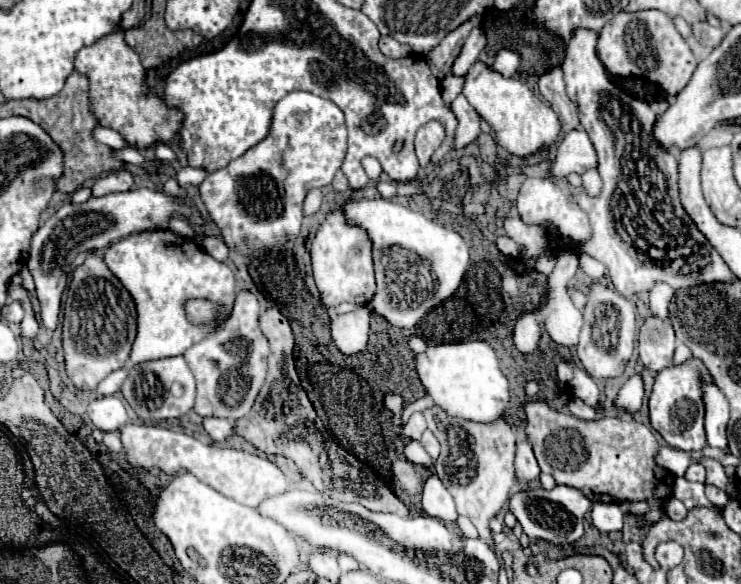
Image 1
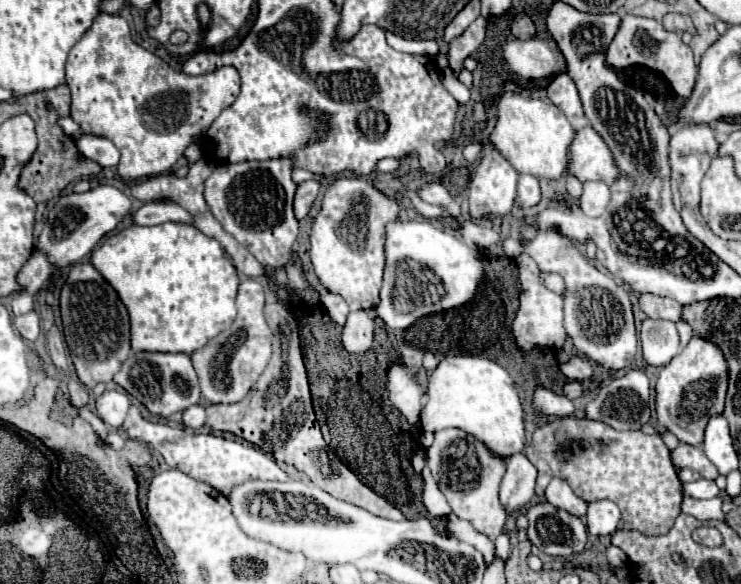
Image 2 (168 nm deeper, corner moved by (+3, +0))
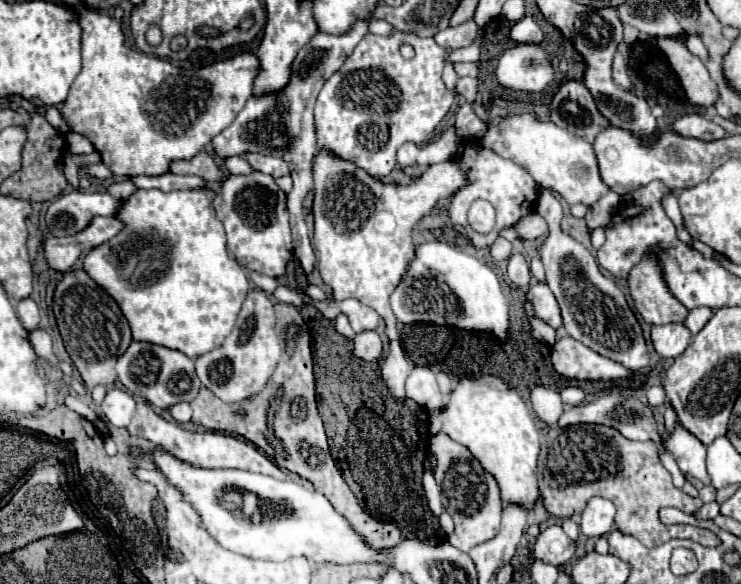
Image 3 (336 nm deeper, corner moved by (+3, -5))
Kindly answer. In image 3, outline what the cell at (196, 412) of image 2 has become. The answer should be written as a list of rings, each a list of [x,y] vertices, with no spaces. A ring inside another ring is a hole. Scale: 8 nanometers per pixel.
[[[179,401],[179,403],[171,405],[169,413],[171,413],[171,417],[173,417],[177,423],[187,423],[187,421],[191,421],[191,407],[189,407],[189,403],[185,403],[185,401]]]

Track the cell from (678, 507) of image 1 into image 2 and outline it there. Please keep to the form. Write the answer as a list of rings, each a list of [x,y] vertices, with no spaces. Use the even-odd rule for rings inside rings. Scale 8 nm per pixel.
[[[685,496],[681,502],[681,510],[685,514],[691,514],[691,516],[697,516],[703,520],[723,520],[725,514],[721,512],[721,504],[723,504],[723,500],[719,496],[705,500],[705,502],[695,502],[693,498]]]

